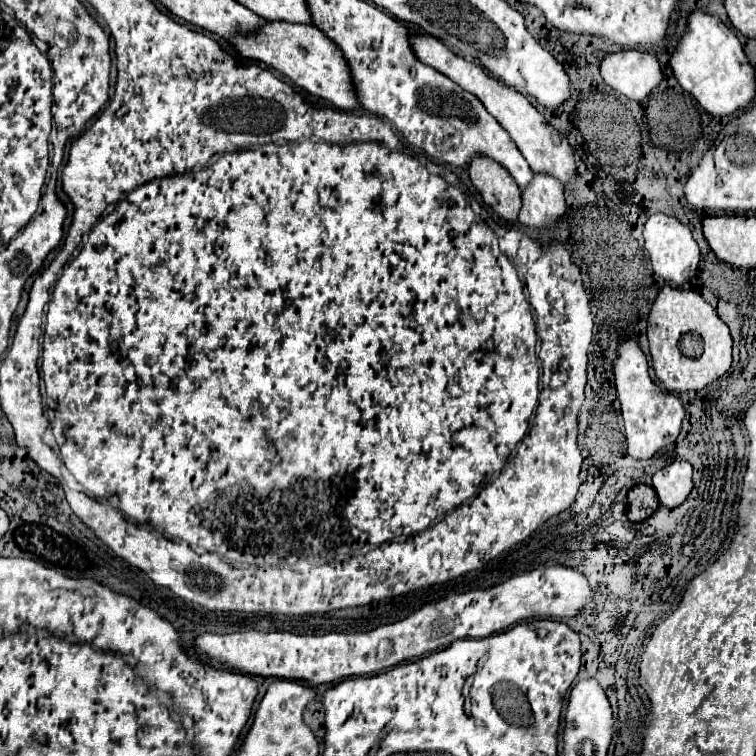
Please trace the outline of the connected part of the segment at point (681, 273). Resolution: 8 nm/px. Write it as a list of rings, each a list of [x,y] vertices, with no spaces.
[[[656,213],[644,223],[644,249],[650,255],[654,273],[660,275],[666,283],[674,285],[688,283],[700,265],[700,249],[692,237],[690,227],[680,223],[676,217],[664,213]]]

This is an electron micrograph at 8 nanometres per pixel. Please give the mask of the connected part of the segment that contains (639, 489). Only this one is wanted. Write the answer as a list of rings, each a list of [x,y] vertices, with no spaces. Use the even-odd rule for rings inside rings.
[[[638,483],[628,491],[628,511],[626,517],[634,523],[640,523],[648,519],[658,507],[658,497],[656,491],[650,485]]]

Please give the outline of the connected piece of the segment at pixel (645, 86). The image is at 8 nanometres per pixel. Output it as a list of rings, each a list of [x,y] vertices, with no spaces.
[[[638,49],[606,53],[600,75],[612,89],[634,101],[642,101],[662,81],[658,59]]]

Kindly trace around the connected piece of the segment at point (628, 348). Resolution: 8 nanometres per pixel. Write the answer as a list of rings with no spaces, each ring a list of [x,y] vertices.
[[[628,337],[624,343],[620,343],[616,359],[612,363],[614,371],[614,387],[616,397],[620,401],[622,419],[624,419],[624,431],[628,439],[628,455],[634,459],[650,459],[658,449],[670,445],[678,433],[684,419],[684,407],[678,395],[662,391],[648,375],[648,363],[646,355],[642,353],[638,339]]]

